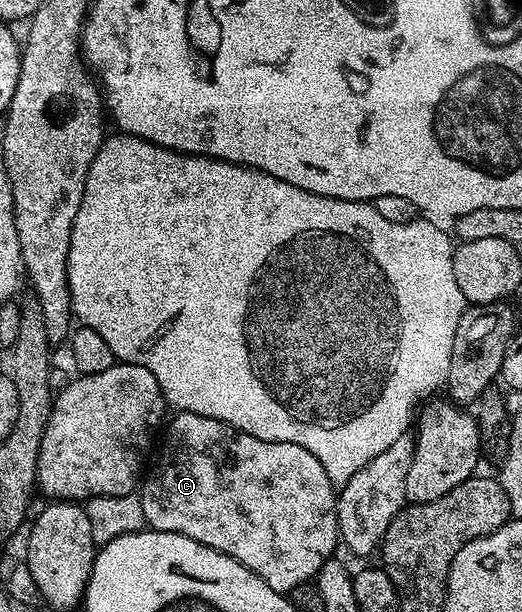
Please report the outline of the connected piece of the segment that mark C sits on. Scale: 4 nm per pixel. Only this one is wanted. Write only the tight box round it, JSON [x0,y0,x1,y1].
[138,412,340,595]

